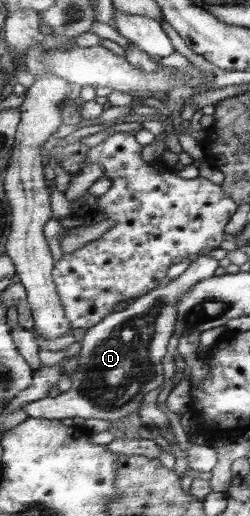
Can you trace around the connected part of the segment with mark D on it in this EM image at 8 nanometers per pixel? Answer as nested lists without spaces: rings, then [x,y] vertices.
[[[211,256],[191,259],[190,265],[182,275],[172,277],[172,280],[170,277],[167,284],[160,284],[160,287],[154,291],[149,291],[146,295],[141,295],[140,299],[130,303],[123,311],[112,312],[100,323],[87,329],[80,342],[82,348],[78,353],[80,354],[79,364],[71,378],[72,387],[59,396],[48,396],[42,400],[22,404],[19,409],[25,411],[28,418],[62,420],[68,419],[68,417],[82,417],[82,419],[106,419],[106,421],[123,419],[133,411],[137,411],[145,395],[163,385],[162,358],[166,355],[168,341],[170,341],[175,330],[175,322],[177,321],[176,302],[193,285],[214,276],[218,266],[218,260]]]

